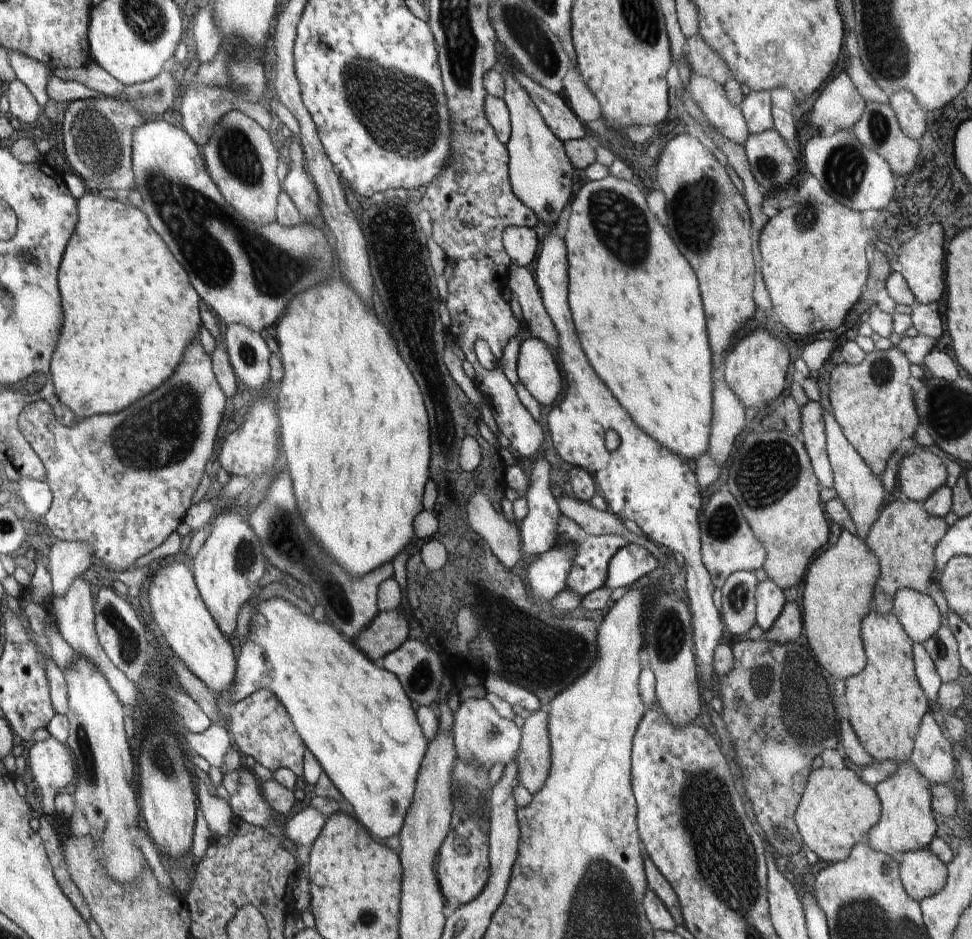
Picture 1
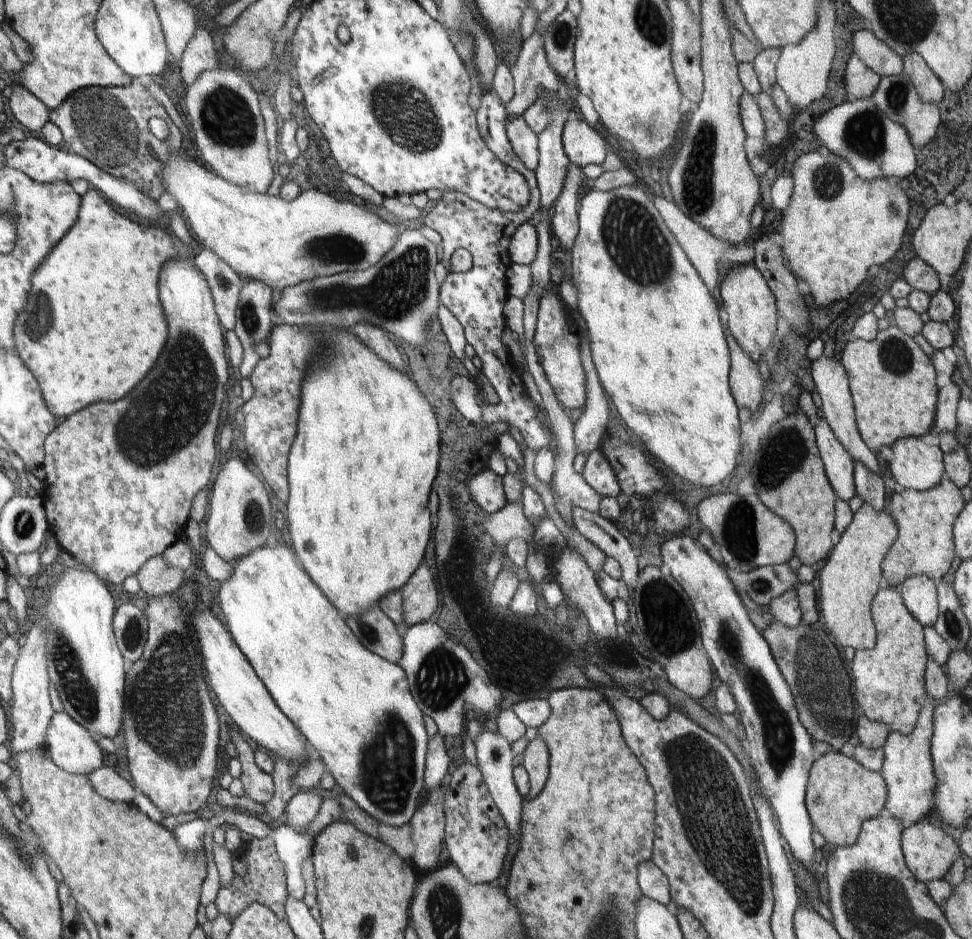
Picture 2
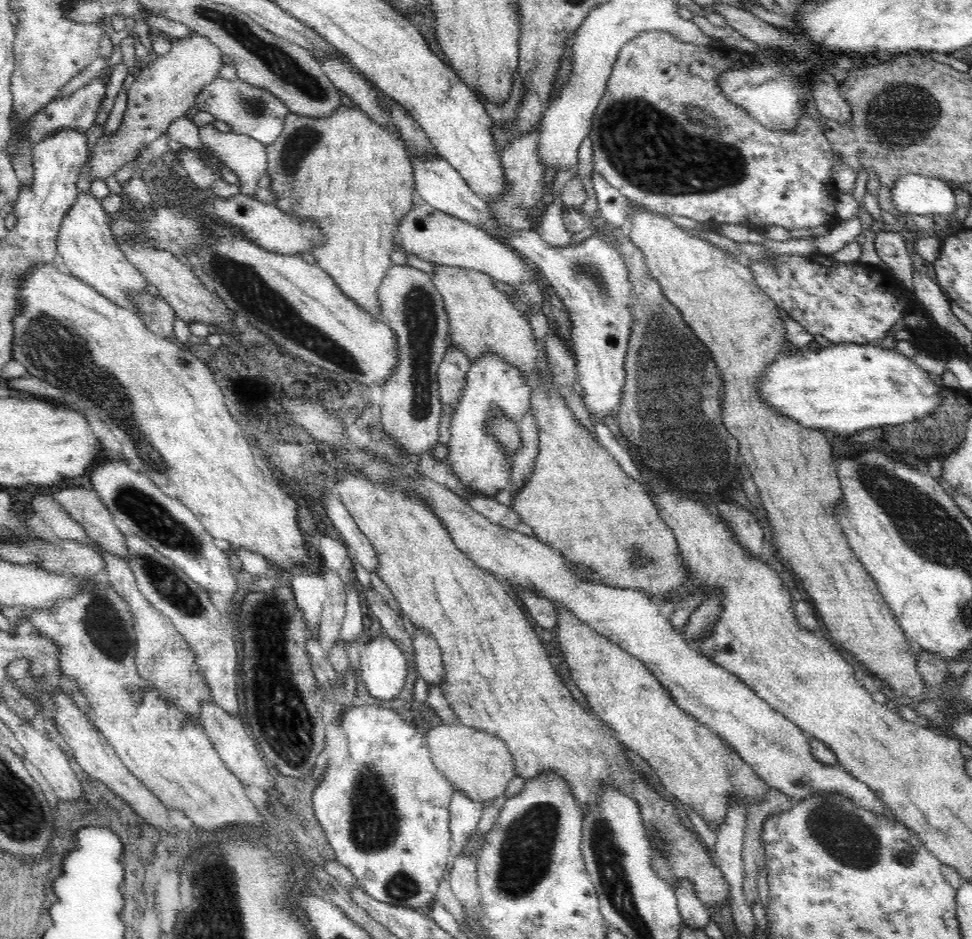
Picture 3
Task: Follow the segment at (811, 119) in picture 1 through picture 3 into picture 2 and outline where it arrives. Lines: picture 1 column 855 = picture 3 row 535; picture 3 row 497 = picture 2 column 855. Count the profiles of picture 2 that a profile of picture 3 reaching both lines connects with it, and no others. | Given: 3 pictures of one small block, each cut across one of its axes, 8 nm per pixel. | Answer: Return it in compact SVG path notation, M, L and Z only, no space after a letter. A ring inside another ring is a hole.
M857 54L849 58L845 68L845 90L849 100L871 98L879 82L881 82L881 76L871 68L867 68L867 64L863 64Z

